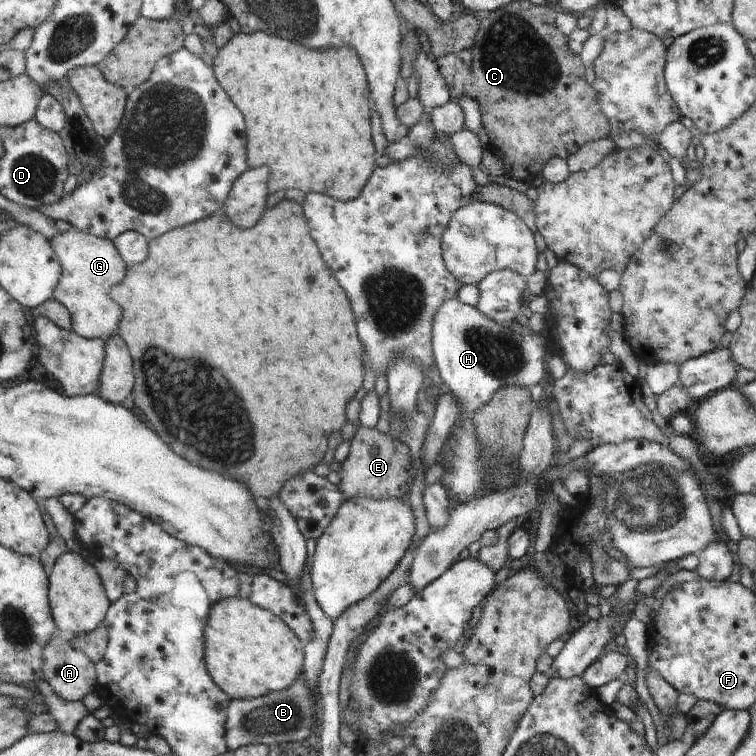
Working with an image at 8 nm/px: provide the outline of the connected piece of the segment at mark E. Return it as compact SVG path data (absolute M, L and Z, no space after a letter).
M359 425L357 431L349 440L350 450L346 459L334 465L338 474L338 488L346 499L352 497L366 497L371 499L389 499L389 498L404 498L409 492L408 480L410 480L410 468L412 468L412 460L407 444L396 438L392 434L382 433L376 427L368 428Z

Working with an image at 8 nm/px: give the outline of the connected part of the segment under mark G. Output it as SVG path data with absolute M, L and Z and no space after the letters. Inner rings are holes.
M74 228L56 233L51 239L56 256L60 256L59 263L64 264L64 276L60 275L55 299L68 309L74 332L87 339L101 338L106 342L116 332L123 314L122 306L109 295L112 286L127 276L123 256L113 241Z

